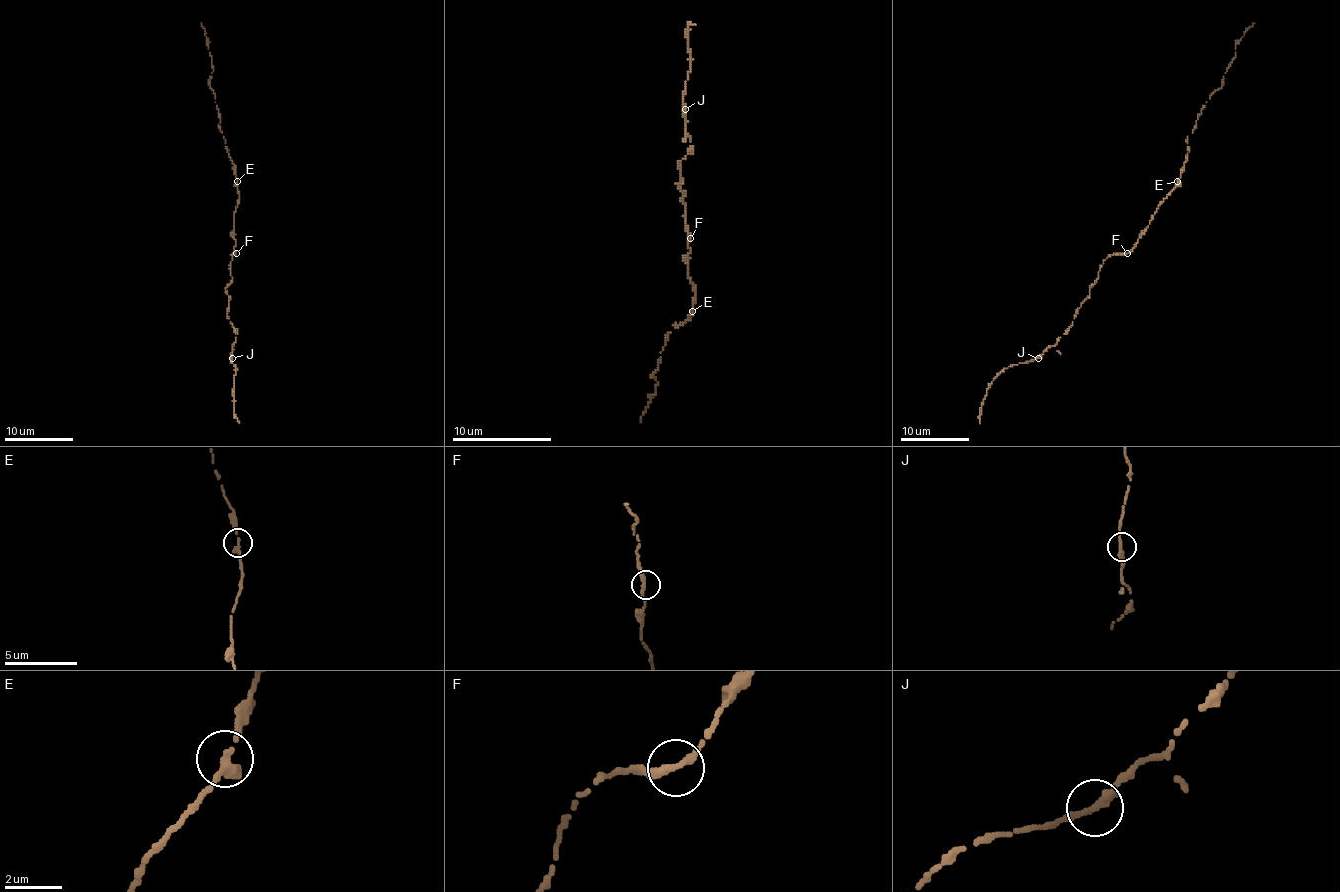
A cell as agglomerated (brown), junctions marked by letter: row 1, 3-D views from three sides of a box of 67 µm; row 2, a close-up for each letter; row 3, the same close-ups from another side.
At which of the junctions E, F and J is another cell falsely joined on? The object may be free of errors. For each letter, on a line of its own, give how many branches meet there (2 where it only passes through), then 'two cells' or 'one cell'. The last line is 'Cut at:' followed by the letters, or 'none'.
E: 2 branches meet; one cell
F: 2 branches meet; one cell
J: 2 branches meet; one cell
Cut at: none

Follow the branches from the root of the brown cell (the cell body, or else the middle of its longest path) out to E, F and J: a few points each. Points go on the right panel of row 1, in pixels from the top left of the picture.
E: (1141, 236), (1158, 205), (1177, 181)
F: (1141, 236), (1127, 253)
J: (1141, 236), (1127, 253), (1110, 255), (1103, 262), (1098, 279), (1077, 310), (1071, 327), (1038, 358)

